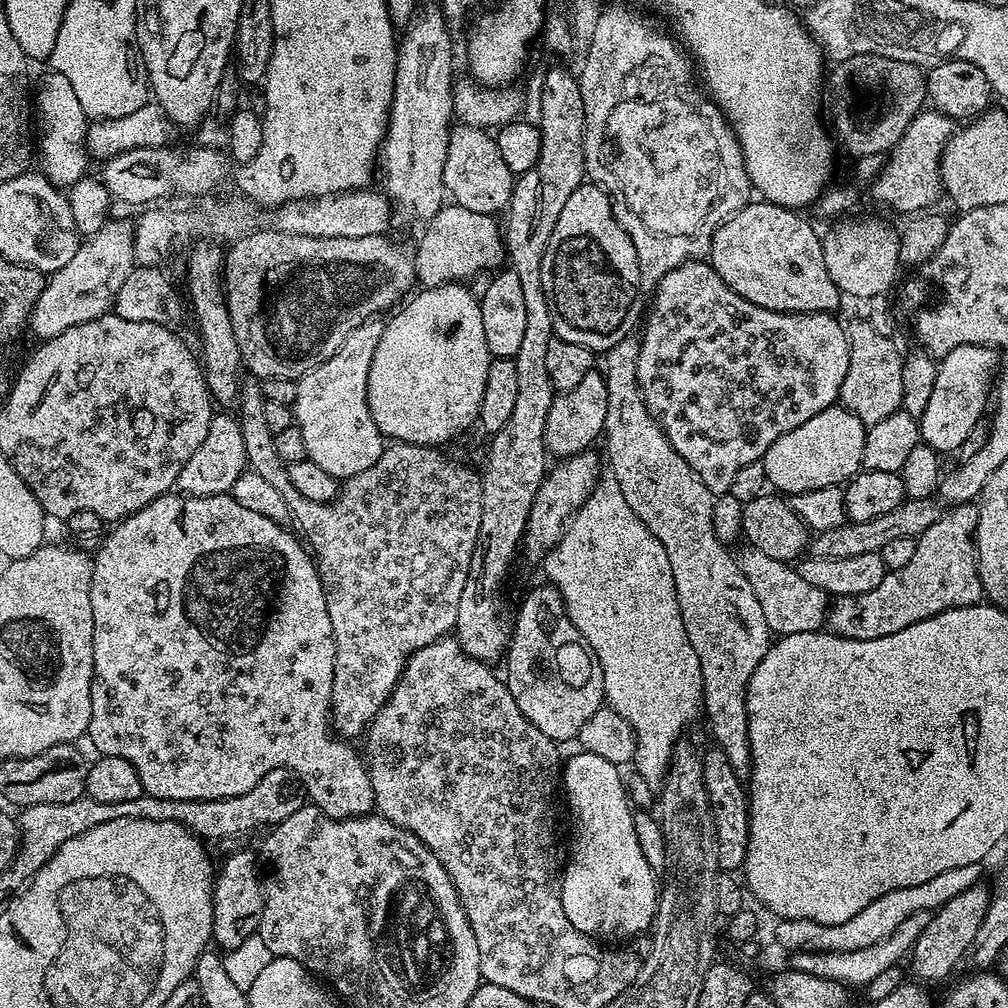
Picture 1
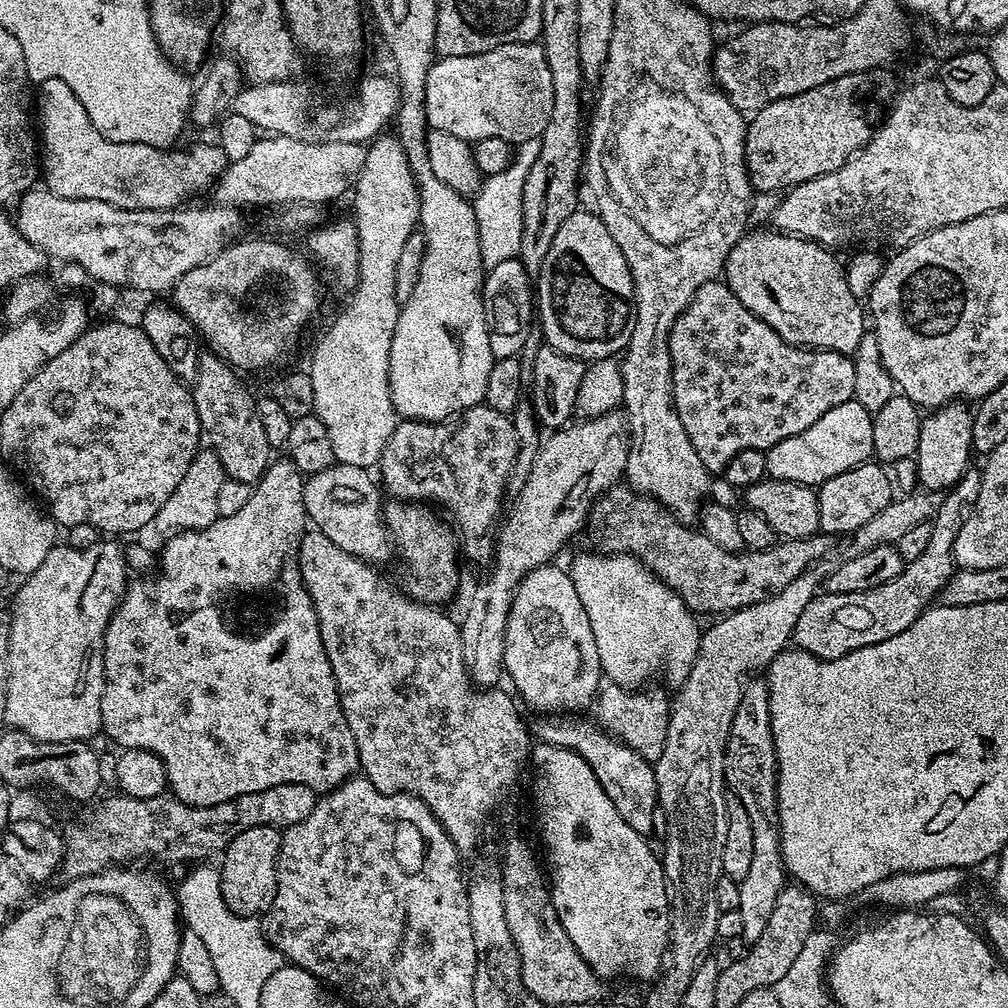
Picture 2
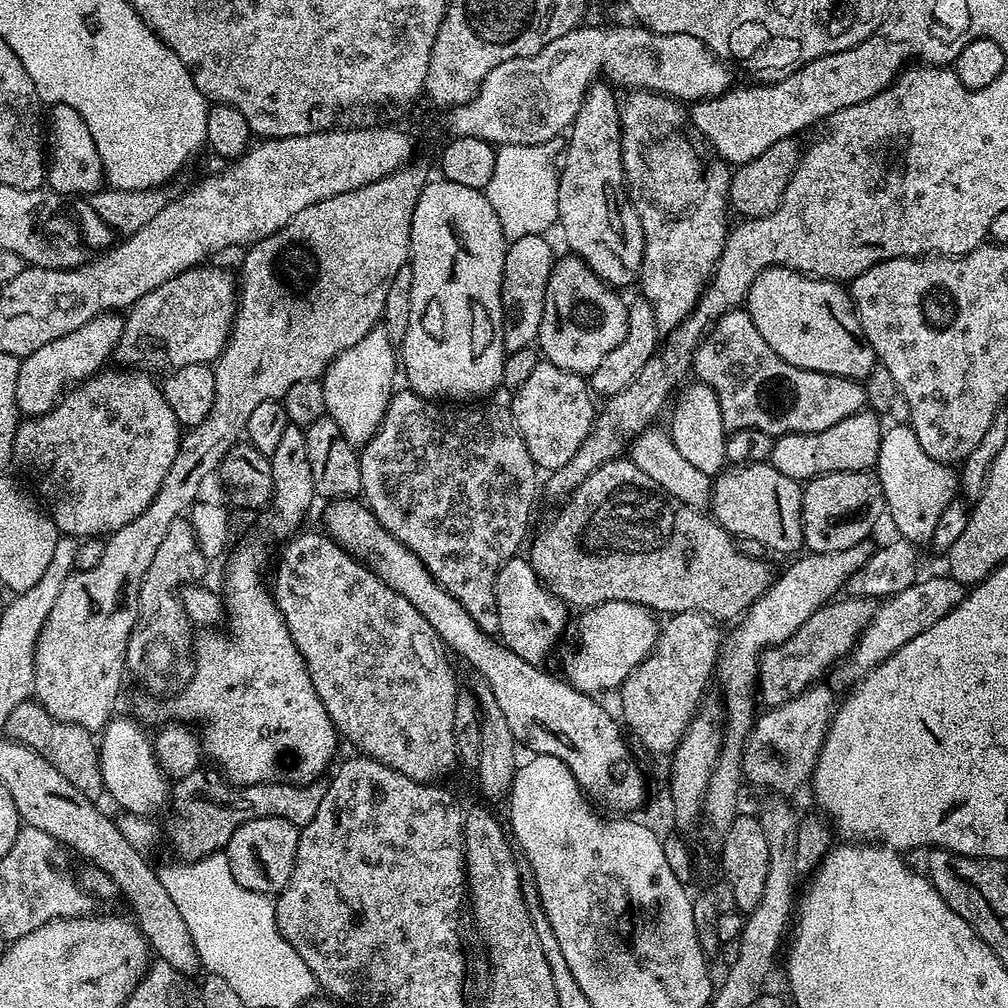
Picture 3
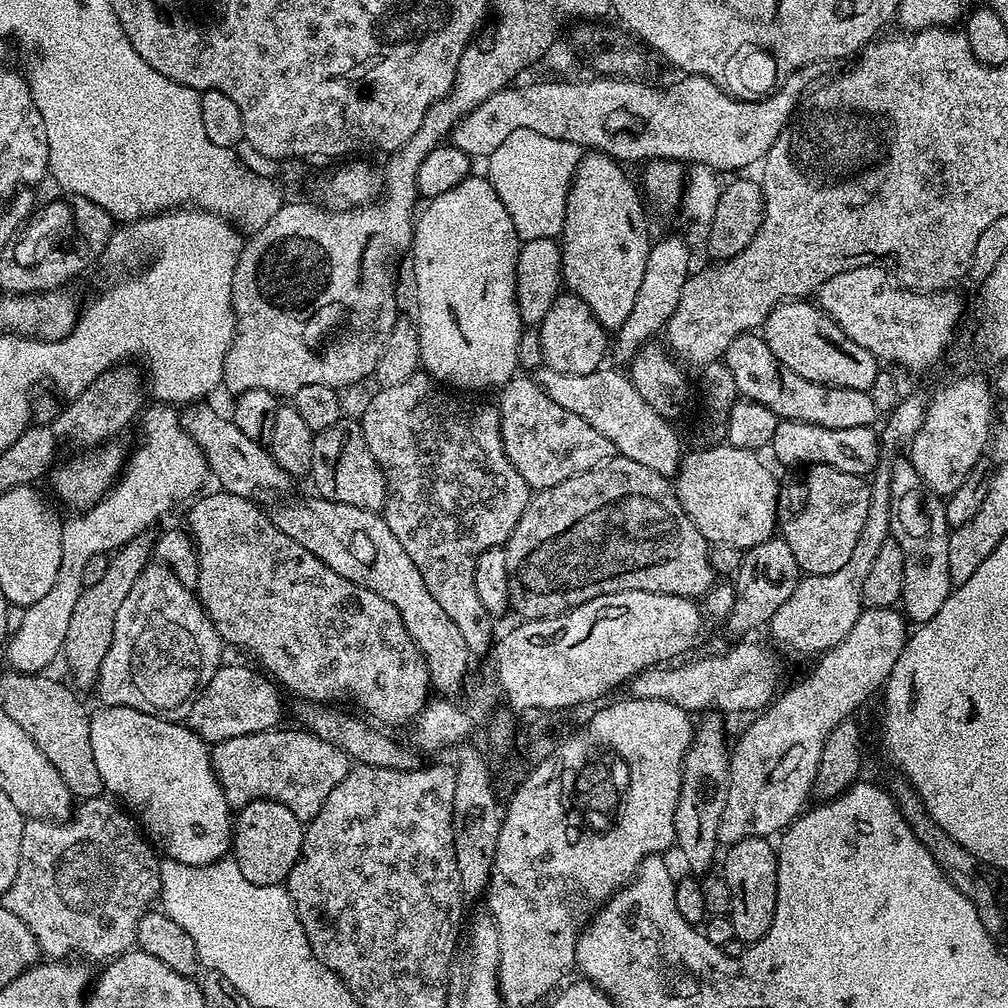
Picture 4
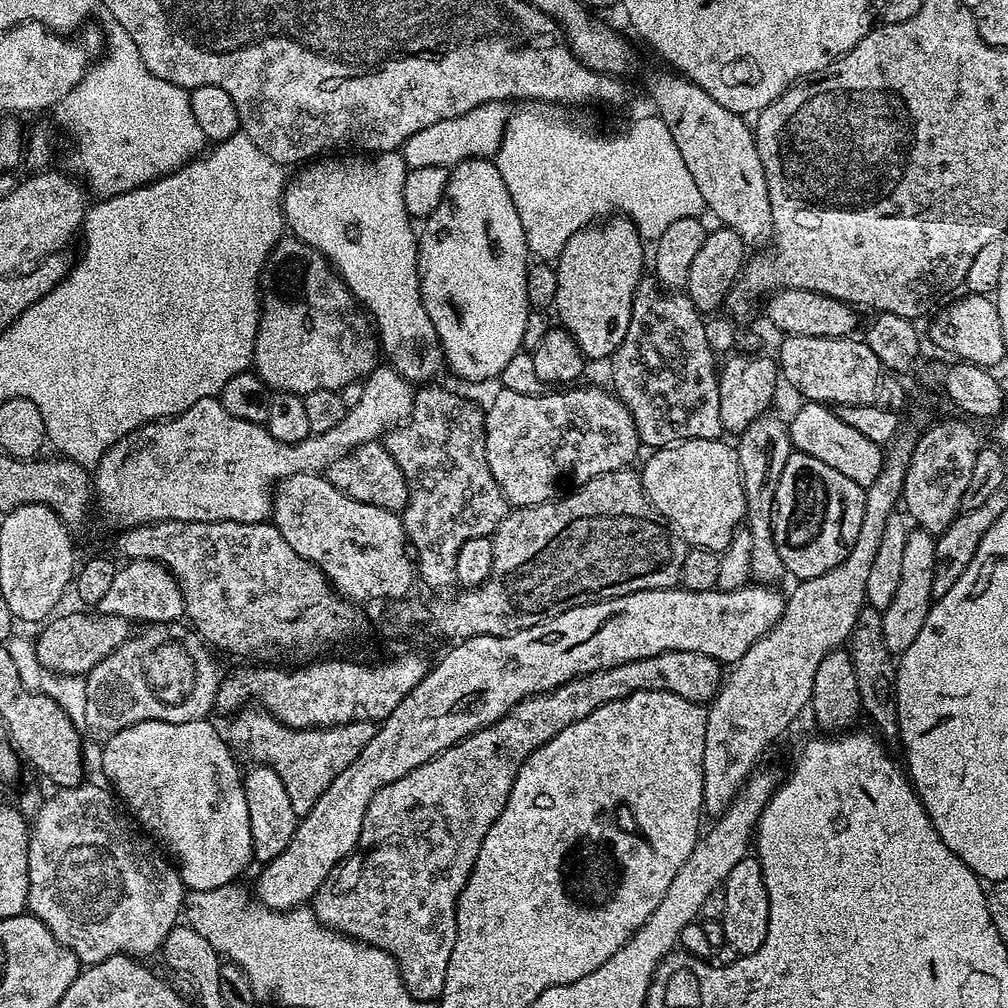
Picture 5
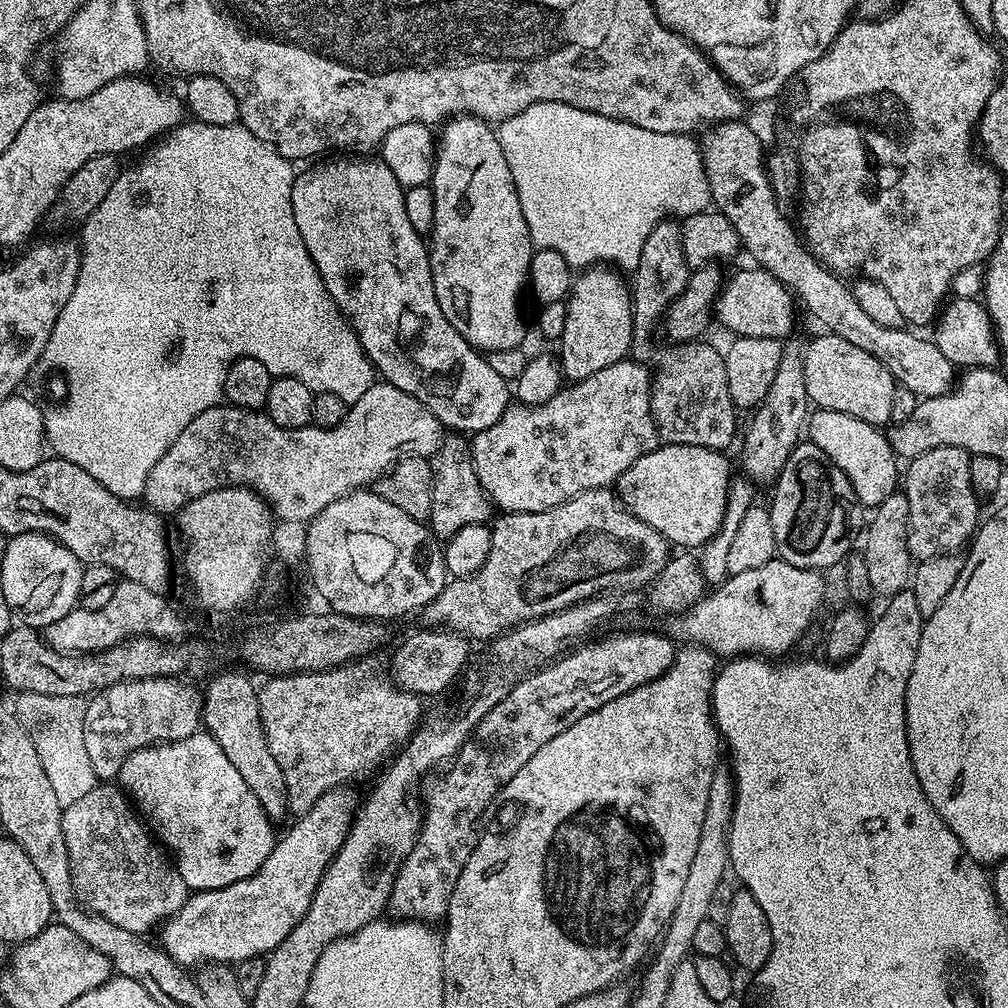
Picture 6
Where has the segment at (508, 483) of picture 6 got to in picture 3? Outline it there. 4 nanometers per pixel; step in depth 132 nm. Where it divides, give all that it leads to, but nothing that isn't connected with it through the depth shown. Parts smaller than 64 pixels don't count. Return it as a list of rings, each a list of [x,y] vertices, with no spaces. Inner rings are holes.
[[[542,362],[536,367],[534,374],[530,374],[530,378],[526,378],[526,382],[522,382],[522,386],[515,389],[513,396],[516,397],[510,401],[512,417],[530,450],[530,458],[536,463],[537,469],[555,470],[566,466],[566,462],[570,462],[570,458],[578,454],[582,442],[586,442],[586,438],[592,432],[592,425],[596,423],[598,408],[592,405],[594,396],[590,391],[589,381],[581,373],[562,370],[558,366]]]

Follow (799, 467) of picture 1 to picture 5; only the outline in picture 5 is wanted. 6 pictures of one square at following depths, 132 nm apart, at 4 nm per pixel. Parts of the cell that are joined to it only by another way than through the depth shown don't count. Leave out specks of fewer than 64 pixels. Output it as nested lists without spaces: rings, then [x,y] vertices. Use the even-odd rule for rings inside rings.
[[[804,402],[801,405],[792,420],[787,421],[793,449],[810,454],[810,458],[818,458],[818,462],[826,462],[826,466],[838,470],[838,474],[846,474],[850,482],[858,482],[860,488],[868,489],[874,478],[878,478],[878,470],[882,470],[885,449],[870,442],[870,438],[865,438],[860,431],[846,426],[846,422],[842,422],[842,418],[838,418],[836,411],[829,405],[815,402]]]

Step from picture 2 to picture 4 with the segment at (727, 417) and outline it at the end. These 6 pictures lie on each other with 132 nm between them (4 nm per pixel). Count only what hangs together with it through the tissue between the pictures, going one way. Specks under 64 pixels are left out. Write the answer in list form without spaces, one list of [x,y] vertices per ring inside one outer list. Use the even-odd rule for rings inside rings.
[[[747,332],[730,342],[722,361],[729,367],[730,373],[734,374],[739,395],[766,406],[766,410],[774,410],[780,420],[810,422],[814,426],[826,426],[830,430],[871,428],[877,423],[875,420],[878,419],[878,413],[867,391],[810,382],[810,378],[794,374],[794,370],[774,358],[763,335],[756,332]]]

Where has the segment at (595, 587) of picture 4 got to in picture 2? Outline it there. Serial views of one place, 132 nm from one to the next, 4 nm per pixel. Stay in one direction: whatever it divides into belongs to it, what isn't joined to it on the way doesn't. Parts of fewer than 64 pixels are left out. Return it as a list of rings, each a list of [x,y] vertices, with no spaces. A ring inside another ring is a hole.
[[[621,482],[612,488],[608,488],[598,497],[592,505],[590,513],[590,528],[592,524],[592,540],[599,551],[627,552],[629,556],[636,556],[655,574],[657,580],[661,580],[670,590],[674,590],[682,598],[682,602],[693,613],[716,612],[715,614],[727,614],[738,608],[745,608],[751,604],[757,604],[768,599],[770,594],[781,592],[794,578],[798,578],[803,572],[821,563],[837,547],[837,537],[829,534],[817,534],[807,536],[801,540],[781,539],[773,542],[768,549],[760,551],[741,550],[731,552],[722,550],[718,542],[710,542],[703,530],[697,530],[687,523],[681,522],[672,515],[668,509],[663,508],[654,498],[642,496],[629,488],[627,483]]]

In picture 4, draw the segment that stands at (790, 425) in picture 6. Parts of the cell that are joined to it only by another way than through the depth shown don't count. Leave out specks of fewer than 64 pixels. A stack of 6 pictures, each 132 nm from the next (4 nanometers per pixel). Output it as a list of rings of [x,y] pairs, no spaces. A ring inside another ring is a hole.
[[[773,538],[766,542],[758,542],[758,546],[747,549],[742,558],[742,566],[738,566],[734,583],[734,610],[728,615],[726,627],[736,635],[736,638],[744,638],[755,628],[771,625],[774,618],[774,610],[794,594],[794,586],[802,578],[798,562],[794,558],[794,550],[786,546],[782,538]]]

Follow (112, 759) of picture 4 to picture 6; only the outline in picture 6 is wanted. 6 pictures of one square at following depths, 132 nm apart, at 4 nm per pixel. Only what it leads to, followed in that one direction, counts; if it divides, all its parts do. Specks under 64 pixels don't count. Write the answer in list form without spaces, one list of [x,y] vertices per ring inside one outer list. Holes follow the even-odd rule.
[[[206,730],[190,734],[190,738],[166,740],[159,744],[151,744],[149,748],[139,748],[137,752],[131,752],[122,762],[118,784],[134,801],[135,807],[139,809],[143,819],[150,825],[151,831],[158,837],[159,843],[170,853],[182,882],[186,882],[189,890],[209,892],[250,878],[259,870],[262,862],[266,862],[266,858],[270,858],[272,848],[277,842],[278,832],[272,829],[275,828],[274,821],[266,814],[266,810],[262,810],[262,802],[258,802],[258,798],[254,798],[254,790],[250,790],[250,786],[246,786],[246,781],[242,778],[242,774],[238,774],[238,770],[234,770],[234,765],[230,763],[230,758],[226,758],[226,754],[222,754],[222,746],[218,746],[218,742],[214,742],[214,738]]]

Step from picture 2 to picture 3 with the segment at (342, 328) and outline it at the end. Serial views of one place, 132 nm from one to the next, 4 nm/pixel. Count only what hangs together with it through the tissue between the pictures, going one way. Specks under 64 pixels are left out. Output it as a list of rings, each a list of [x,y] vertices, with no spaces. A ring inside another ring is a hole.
[[[377,326],[362,338],[362,342],[350,346],[350,350],[336,357],[324,371],[322,383],[326,394],[326,415],[338,422],[338,430],[342,430],[354,446],[368,443],[382,422],[386,406],[392,401],[397,387],[396,376],[398,380],[398,352],[392,348],[395,348],[392,339],[385,334],[383,327]]]

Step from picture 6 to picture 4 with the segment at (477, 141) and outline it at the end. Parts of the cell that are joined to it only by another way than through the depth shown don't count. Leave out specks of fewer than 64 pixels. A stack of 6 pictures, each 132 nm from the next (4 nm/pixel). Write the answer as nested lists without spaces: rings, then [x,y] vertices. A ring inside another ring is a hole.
[[[473,174],[468,179],[458,182],[458,186],[454,186],[454,190],[446,190],[446,194],[438,194],[431,197],[427,201],[428,204],[422,211],[415,217],[414,227],[412,230],[412,246],[410,249],[410,257],[412,256],[412,276],[416,279],[416,316],[414,315],[414,323],[416,326],[416,333],[418,334],[418,342],[420,343],[420,363],[423,371],[427,372],[433,380],[439,382],[441,385],[447,386],[452,390],[460,390],[456,388],[496,388],[508,383],[513,376],[517,375],[518,369],[516,367],[516,359],[518,358],[518,338],[522,331],[520,322],[520,315],[518,314],[518,306],[516,305],[516,263],[518,262],[518,254],[520,253],[521,239],[516,235],[514,230],[514,222],[510,222],[510,214],[506,214],[506,206],[502,206],[502,198],[498,198],[498,194],[494,190],[492,183],[483,175]]]

